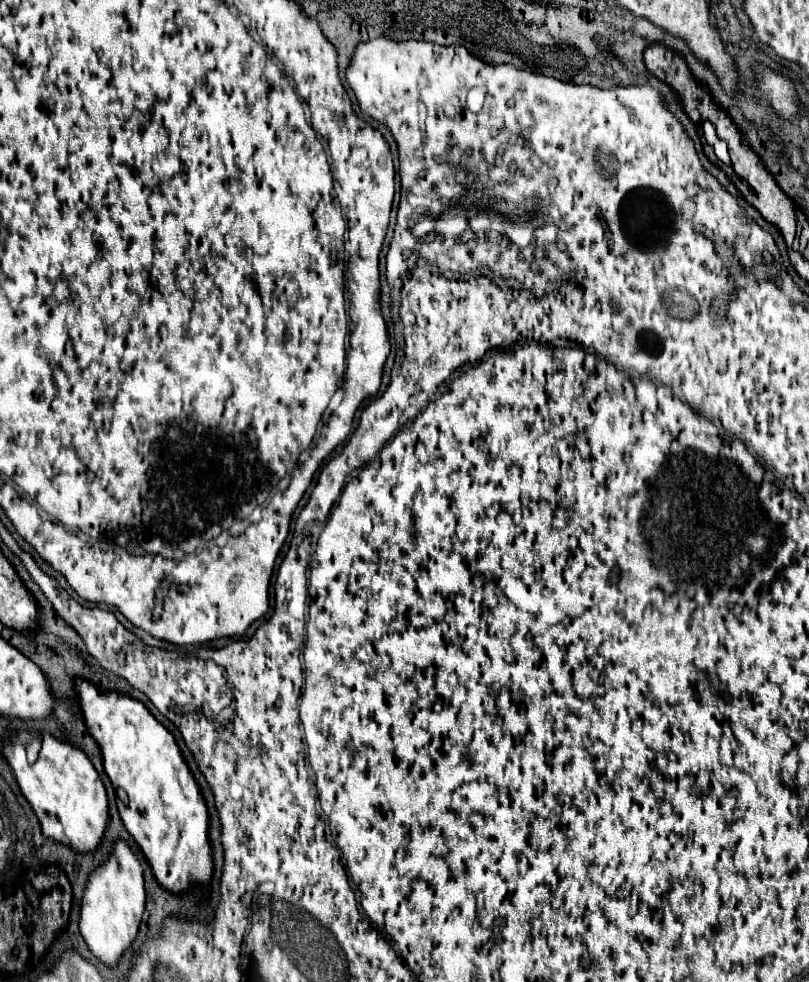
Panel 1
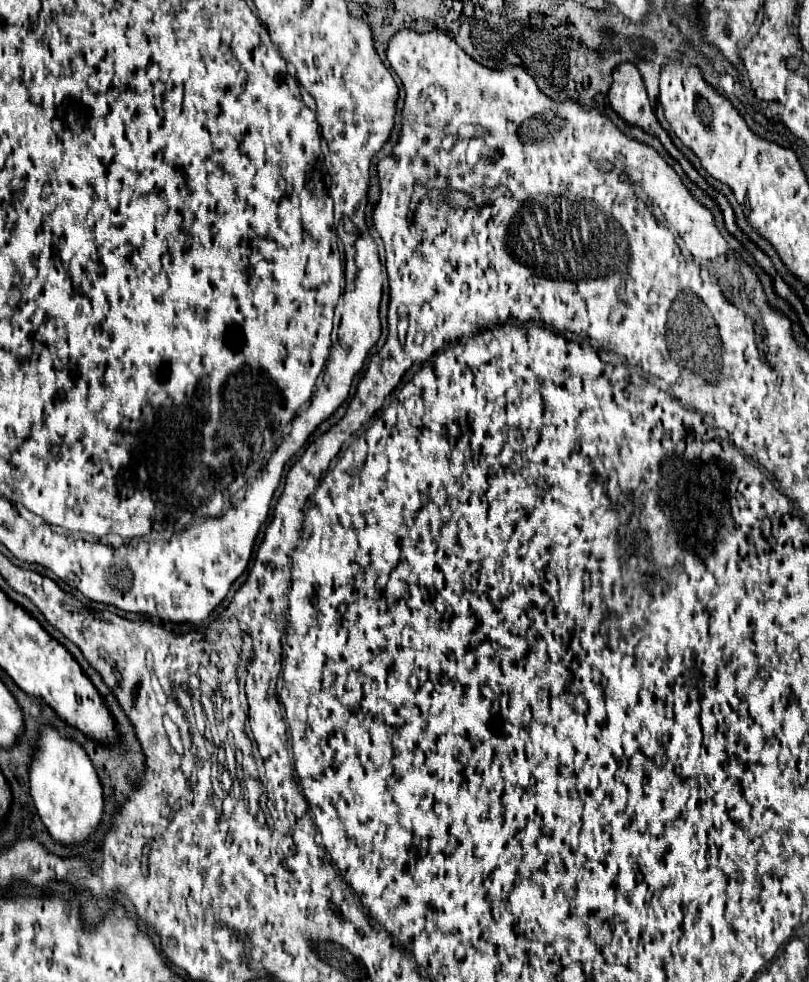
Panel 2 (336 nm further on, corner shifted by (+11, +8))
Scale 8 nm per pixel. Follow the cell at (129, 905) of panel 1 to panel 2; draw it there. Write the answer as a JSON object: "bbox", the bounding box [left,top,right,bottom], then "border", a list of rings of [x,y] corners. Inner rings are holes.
{"bbox":[29,726,105,848],"border":[[[45,726],[41,730],[39,750],[35,754],[35,760],[31,762],[29,778],[33,802],[53,842],[67,848],[87,844],[93,838],[93,834],[101,828],[105,798],[103,786],[85,750],[77,742],[59,736],[55,728]]]}

